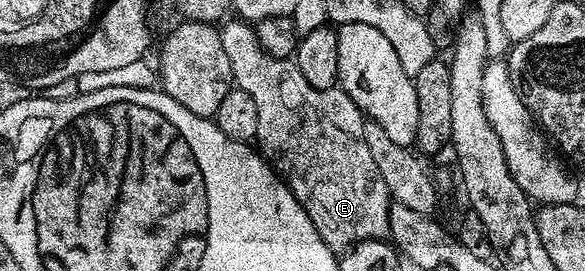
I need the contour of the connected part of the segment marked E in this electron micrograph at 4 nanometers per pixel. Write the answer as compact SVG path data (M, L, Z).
M238 17L228 18L219 27L219 36L229 57L234 86L249 93L257 104L254 142L258 150L287 184L293 197L297 197L325 245L342 253L367 239L386 240L391 233L389 213L393 200L385 185L385 177L381 177L381 169L377 169L377 161L373 161L369 144L365 141L365 116L359 106L338 85L324 91L313 89L309 81L301 77L301 69L294 61L273 57L261 46L250 22Z

